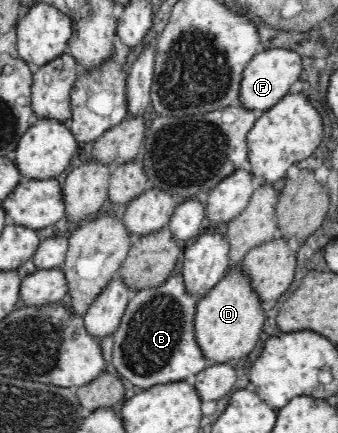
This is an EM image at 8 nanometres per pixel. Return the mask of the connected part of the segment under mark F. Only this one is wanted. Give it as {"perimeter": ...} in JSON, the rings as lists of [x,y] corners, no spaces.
{"perimeter":[[[287,49],[261,50],[245,67],[240,83],[240,95],[237,105],[245,110],[265,113],[289,93],[291,85],[299,80],[302,73],[302,60],[295,51]]]}

